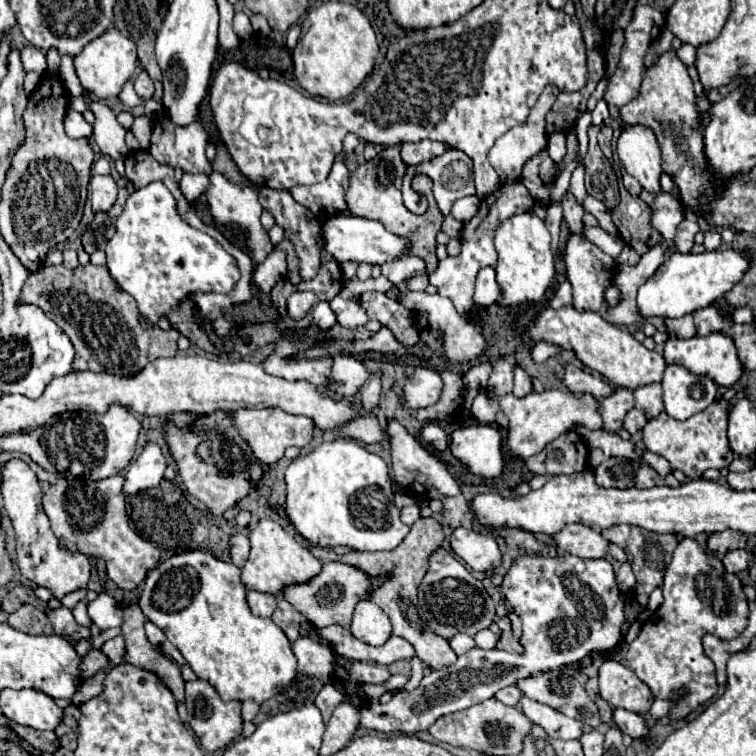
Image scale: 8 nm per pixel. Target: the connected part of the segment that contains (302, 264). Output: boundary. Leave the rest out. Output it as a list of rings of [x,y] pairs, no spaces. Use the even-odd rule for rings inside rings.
[[[259,188],[259,202],[263,210],[271,212],[275,218],[275,224],[283,228],[285,238],[295,246],[295,254],[299,258],[299,274],[301,280],[311,280],[319,272],[319,220],[309,220],[307,218],[307,208],[297,204],[289,190],[273,190],[273,188]]]

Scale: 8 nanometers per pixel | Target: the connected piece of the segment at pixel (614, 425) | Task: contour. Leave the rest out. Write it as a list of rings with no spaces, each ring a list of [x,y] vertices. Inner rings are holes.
[[[617,388],[609,398],[599,402],[599,414],[603,416],[605,430],[621,430],[627,412],[634,407],[635,399],[631,390]]]

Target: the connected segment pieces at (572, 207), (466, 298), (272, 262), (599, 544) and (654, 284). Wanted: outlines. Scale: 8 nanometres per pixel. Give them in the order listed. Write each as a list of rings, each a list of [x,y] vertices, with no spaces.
[[[567,192],[563,196],[563,202],[561,204],[563,204],[563,218],[565,218],[571,234],[583,236],[583,228],[585,228],[583,226],[583,214],[585,214],[583,206],[577,204],[577,200],[575,200],[575,196],[571,192]]]
[[[521,182],[501,184],[497,192],[493,192],[491,196],[481,200],[481,208],[479,208],[477,216],[463,226],[463,232],[461,232],[463,250],[461,250],[461,254],[455,258],[441,260],[437,270],[429,276],[431,284],[437,286],[441,296],[449,298],[455,304],[459,314],[467,314],[473,308],[473,286],[475,286],[475,276],[477,276],[479,268],[497,264],[497,250],[493,244],[493,236],[495,236],[497,226],[515,214],[529,212],[533,206],[535,206],[535,200],[531,198],[531,194],[527,192],[527,188]]]
[[[273,250],[265,262],[261,262],[255,272],[253,272],[253,284],[261,290],[261,292],[269,292],[287,272],[285,266],[285,256],[279,250]]]
[[[567,524],[557,534],[553,534],[553,542],[559,550],[579,558],[603,558],[607,556],[609,544],[599,532],[591,532],[591,528],[583,524]]]
[[[705,250],[701,254],[671,254],[667,262],[663,262],[657,272],[639,288],[637,306],[643,316],[659,316],[659,318],[681,318],[699,308],[707,308],[715,300],[723,298],[749,270],[749,258],[745,250]]]

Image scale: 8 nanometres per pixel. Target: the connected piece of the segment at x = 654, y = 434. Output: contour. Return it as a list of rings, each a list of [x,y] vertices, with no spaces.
[[[725,398],[715,400],[709,408],[687,418],[685,422],[673,420],[665,412],[661,412],[655,420],[645,424],[643,442],[647,450],[667,458],[673,470],[685,472],[687,478],[699,478],[705,470],[726,468],[734,459],[727,439],[727,412],[729,402]]]

